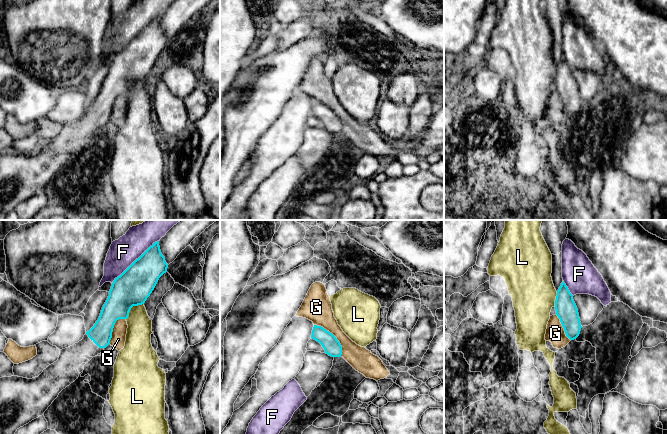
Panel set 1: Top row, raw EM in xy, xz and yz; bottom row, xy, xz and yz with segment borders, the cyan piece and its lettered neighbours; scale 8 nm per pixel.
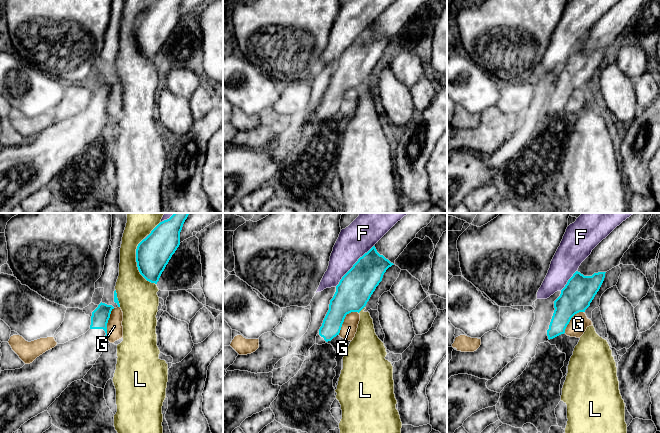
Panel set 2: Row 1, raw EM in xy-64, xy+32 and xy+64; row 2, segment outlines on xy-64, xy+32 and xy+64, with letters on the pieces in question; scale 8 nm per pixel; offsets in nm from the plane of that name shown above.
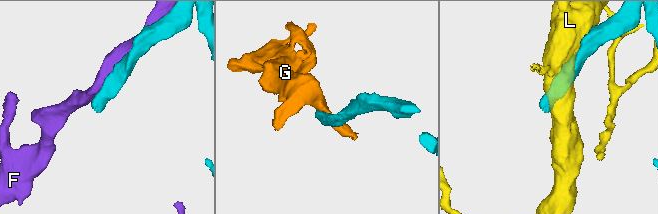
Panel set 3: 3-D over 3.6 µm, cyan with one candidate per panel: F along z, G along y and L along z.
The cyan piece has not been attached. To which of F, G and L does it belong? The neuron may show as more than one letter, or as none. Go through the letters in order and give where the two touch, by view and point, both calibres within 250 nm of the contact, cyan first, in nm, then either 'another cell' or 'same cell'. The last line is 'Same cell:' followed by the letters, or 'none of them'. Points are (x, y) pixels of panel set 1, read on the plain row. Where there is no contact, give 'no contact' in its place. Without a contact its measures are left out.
F: xy (135, 36) | 280/220 nm | another cell
G: xz (334, 112) | 140/200 nm | another cell
L: xy (131, 83) | 280/200 nm | another cell
Same cell: none of them

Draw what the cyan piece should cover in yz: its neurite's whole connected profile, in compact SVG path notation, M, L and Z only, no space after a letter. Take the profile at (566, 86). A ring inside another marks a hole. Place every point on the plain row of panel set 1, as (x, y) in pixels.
M564 57L557 67L555 86L566 112L570 116L576 115L580 110L582 102L573 71L570 69Z

